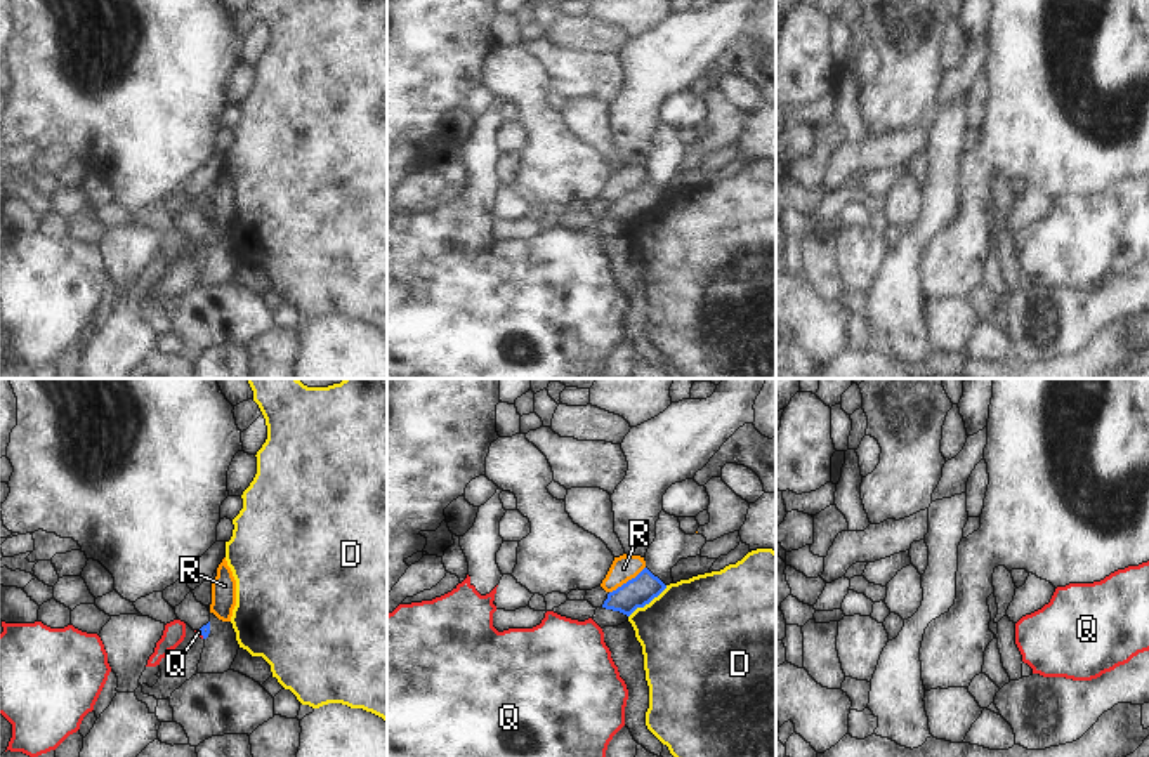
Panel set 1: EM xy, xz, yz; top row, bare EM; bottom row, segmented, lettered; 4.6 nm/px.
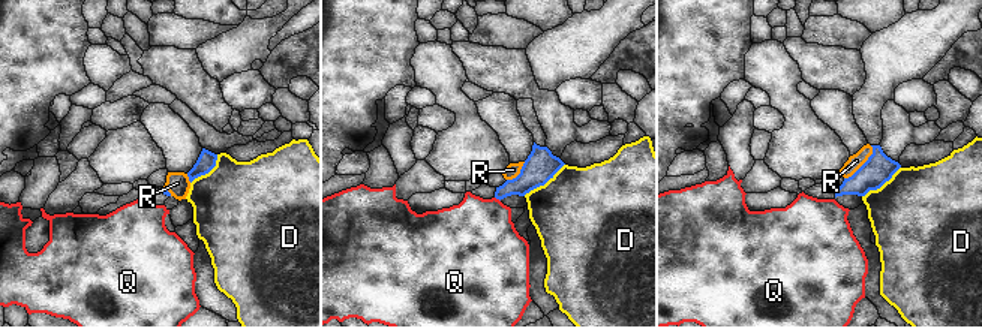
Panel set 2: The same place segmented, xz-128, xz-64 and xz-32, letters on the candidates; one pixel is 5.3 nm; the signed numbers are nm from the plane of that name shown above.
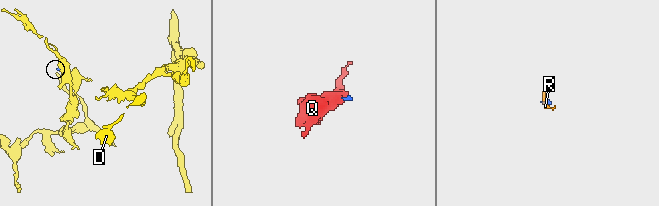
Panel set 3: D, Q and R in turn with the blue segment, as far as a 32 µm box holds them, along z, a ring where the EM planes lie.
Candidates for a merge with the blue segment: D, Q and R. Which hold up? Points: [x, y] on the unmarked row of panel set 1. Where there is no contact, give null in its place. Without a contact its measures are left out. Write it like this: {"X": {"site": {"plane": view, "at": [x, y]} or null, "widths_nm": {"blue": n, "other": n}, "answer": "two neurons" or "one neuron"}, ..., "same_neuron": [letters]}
{"D": {"site": {"plane": "xz", "at": [648, 214]}, "widths_nm": {"blue": 140, "other": 480}, "answer": "two neurons"}, "Q": {"site": {"plane": "xy", "at": [202, 245]}, "widths_nm": {"blue": 50, "other": 20}, "answer": "two neurons"}, "R": {"site": {"plane": "xz", "at": [629, 191]}, "widths_nm": {"blue": 140, "other": 120}, "answer": "two neurons"}, "same_neuron": []}

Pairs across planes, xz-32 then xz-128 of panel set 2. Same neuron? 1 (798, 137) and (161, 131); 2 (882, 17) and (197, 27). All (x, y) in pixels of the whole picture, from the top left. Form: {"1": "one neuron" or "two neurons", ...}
{"1": "two neurons", "2": "two neurons"}

